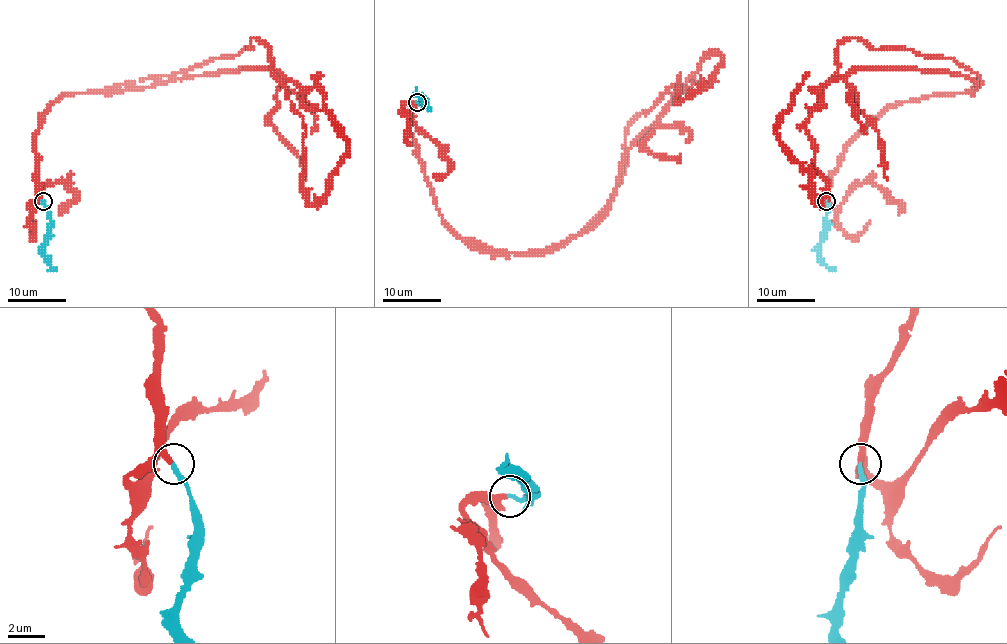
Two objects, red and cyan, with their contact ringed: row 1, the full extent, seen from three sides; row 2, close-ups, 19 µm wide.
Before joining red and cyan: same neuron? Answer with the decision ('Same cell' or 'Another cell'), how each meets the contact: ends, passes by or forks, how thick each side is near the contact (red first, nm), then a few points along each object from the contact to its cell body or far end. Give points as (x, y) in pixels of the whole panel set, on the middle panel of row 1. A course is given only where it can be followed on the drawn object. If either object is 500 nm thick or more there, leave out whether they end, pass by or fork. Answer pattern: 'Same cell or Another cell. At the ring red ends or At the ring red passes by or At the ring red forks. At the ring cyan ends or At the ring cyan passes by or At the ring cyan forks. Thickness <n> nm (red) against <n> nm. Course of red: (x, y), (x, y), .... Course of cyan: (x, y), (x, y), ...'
Same cell. At the ring red passes by. At the ring cyan ends. Thickness 190 nm (red) against 200 nm. Course of red: (417, 102), (441, 218), (539, 255), (719, 53), (697, 82). Course of cyan: (417, 102), (424, 99), (418, 95), (430, 111)

